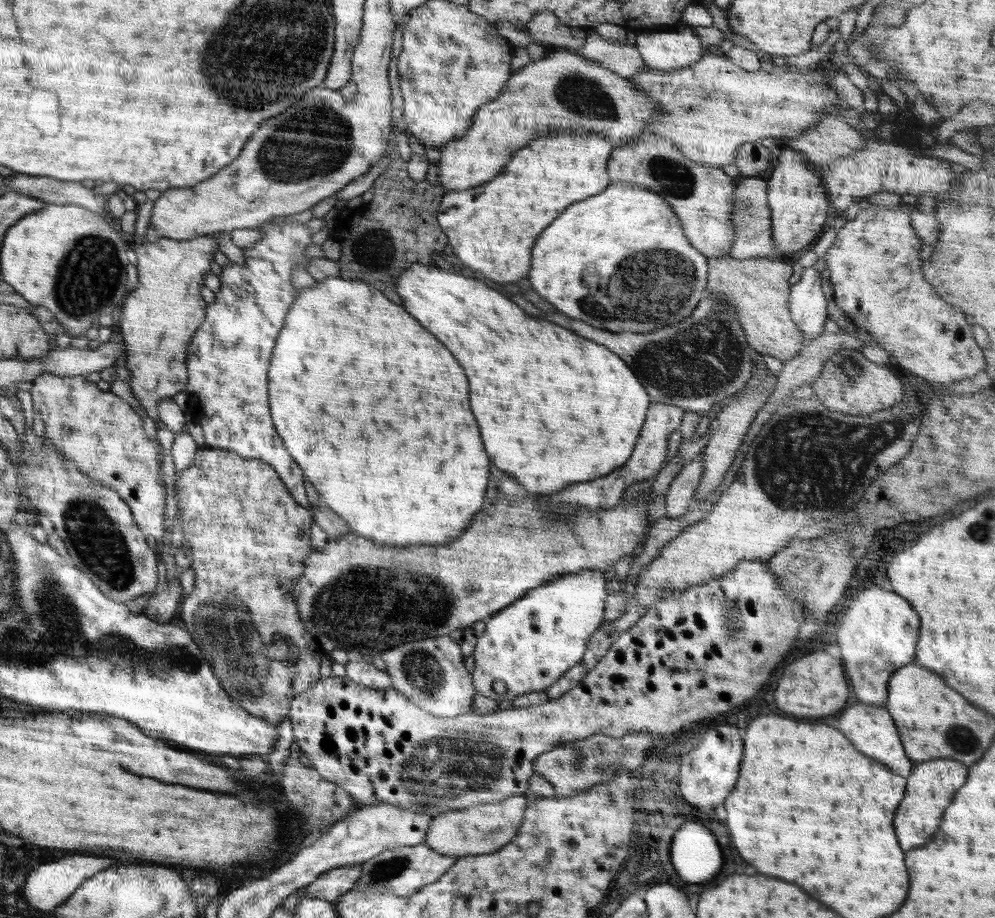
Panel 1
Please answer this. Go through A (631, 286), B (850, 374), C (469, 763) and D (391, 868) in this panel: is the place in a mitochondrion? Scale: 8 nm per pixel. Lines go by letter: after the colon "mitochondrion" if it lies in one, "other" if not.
A: mitochondrion
B: mitochondrion
C: mitochondrion
D: mitochondrion

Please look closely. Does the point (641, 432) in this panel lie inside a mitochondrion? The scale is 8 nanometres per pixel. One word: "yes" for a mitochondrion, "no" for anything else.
no

